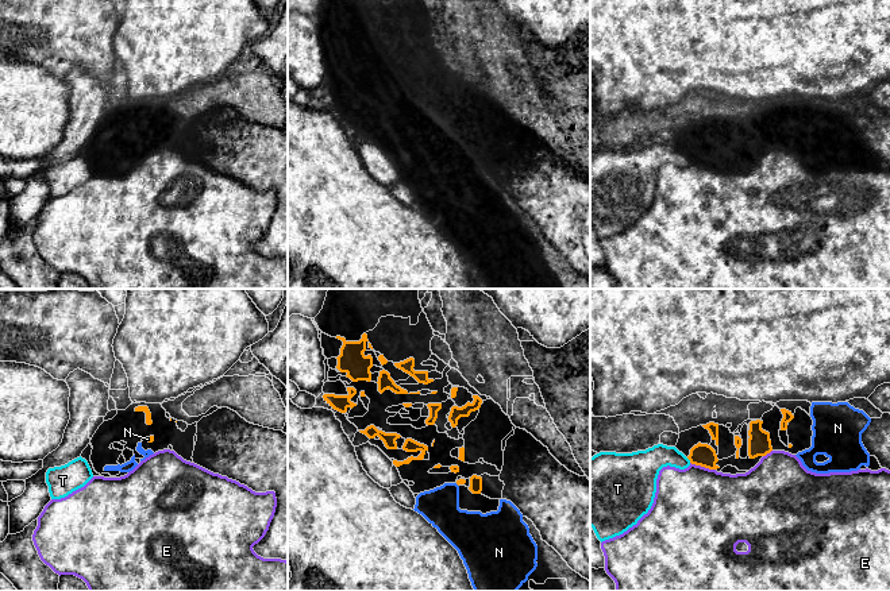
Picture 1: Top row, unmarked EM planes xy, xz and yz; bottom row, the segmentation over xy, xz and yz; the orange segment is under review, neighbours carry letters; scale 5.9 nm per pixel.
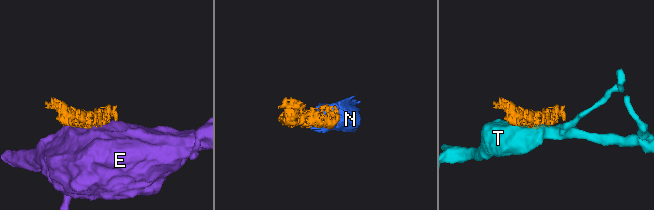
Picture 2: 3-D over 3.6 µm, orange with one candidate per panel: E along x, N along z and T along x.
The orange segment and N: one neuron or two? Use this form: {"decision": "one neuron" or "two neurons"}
{"decision": "one neuron"}

